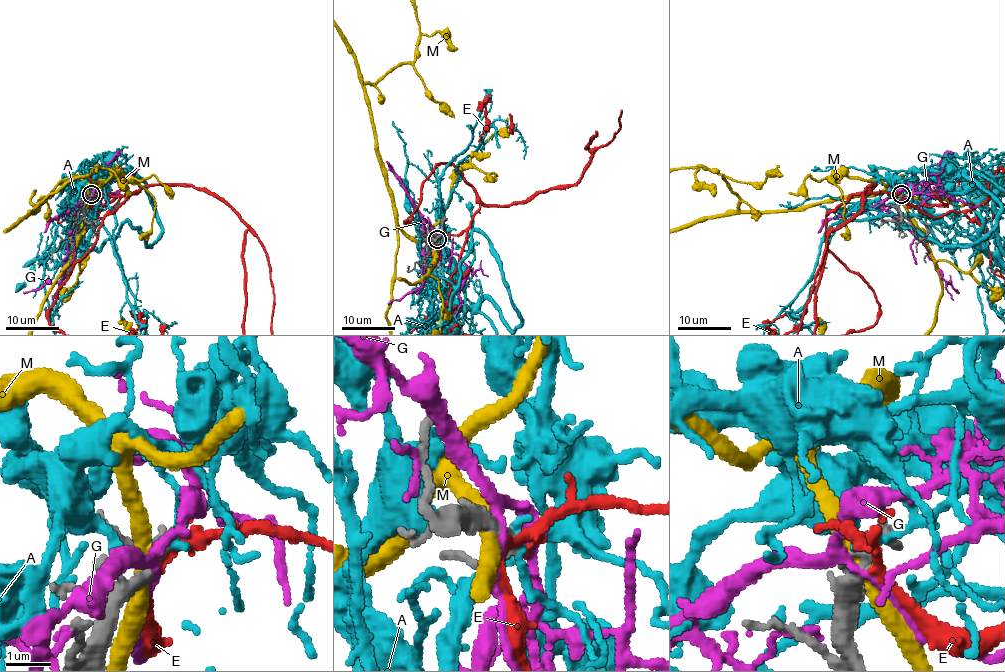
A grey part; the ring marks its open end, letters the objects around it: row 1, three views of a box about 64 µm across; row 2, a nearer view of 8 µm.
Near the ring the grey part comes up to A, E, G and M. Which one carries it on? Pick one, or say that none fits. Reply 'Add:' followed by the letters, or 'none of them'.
Add: none of them

